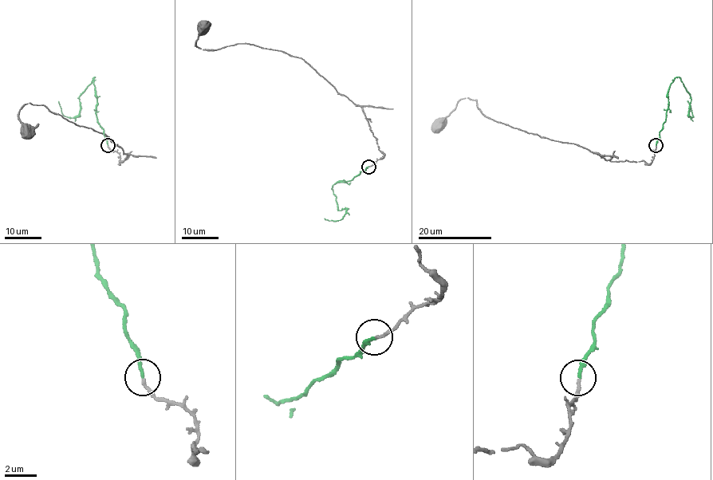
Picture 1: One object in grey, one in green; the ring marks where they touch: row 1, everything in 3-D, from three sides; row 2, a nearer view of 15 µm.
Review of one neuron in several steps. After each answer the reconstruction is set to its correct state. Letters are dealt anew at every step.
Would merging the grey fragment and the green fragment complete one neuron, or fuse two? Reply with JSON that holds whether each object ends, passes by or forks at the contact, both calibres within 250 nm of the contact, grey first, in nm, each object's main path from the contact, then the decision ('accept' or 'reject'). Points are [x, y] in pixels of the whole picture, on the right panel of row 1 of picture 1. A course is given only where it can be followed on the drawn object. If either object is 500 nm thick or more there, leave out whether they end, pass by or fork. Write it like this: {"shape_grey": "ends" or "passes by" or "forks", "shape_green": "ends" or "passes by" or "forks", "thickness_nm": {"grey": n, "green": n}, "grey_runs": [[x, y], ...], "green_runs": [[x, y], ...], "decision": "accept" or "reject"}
{"shape_grey": "ends", "shape_green": "ends", "thickness_nm": {"grey": 180, "green": 200}, "grey_runs": [[655, 145], [648, 163], [604, 159], [581, 145], [486, 117], [477, 100], [467, 97], [439, 126]], "green_runs": [[655, 145], [666, 117], [670, 84], [678, 76], [690, 96], [689, 114], [691, 117], [691, 105], [687, 100]], "decision": "accept"}

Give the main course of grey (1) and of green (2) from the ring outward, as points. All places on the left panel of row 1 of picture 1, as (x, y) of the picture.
1: (108, 145), (119, 155), (119, 163), (125, 160), (120, 147), (105, 134), (29, 103), (18, 115), (28, 131)
2: (108, 145), (104, 129), (96, 117), (94, 76), (79, 96), (80, 114), (77, 116), (64, 116), (58, 101)

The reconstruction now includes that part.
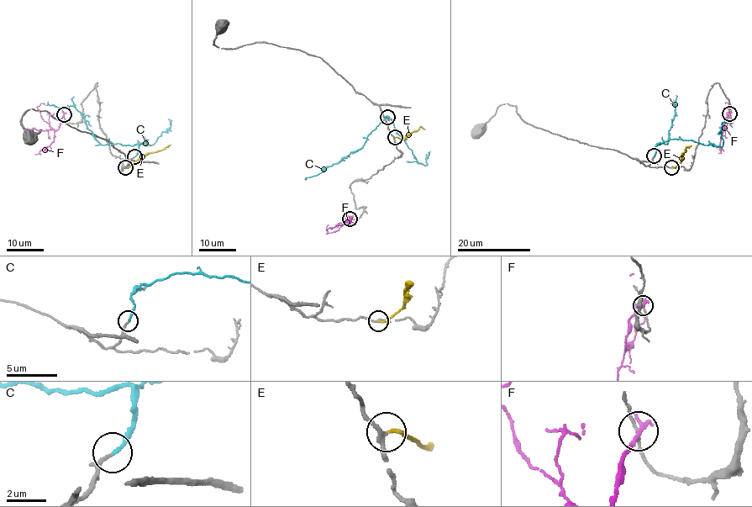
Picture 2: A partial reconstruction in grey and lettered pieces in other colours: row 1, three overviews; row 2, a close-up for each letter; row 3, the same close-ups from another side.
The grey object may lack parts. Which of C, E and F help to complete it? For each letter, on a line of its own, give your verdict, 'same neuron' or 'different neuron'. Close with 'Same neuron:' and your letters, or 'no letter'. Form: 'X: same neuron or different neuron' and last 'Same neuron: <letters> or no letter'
C: same neuron
E: different neuron
F: different neuron
Same neuron: C

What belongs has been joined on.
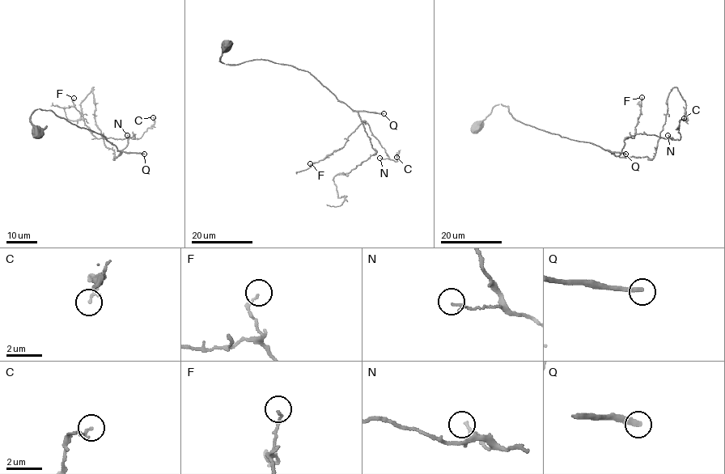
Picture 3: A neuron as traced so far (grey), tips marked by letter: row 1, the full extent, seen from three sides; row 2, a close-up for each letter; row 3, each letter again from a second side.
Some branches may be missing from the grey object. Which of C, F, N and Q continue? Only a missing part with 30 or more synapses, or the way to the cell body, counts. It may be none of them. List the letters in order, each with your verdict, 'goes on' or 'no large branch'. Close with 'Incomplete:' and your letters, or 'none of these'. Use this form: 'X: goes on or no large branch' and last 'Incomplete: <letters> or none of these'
C: no large branch
F: no large branch
N: no large branch
Q: goes on
Incomplete: Q

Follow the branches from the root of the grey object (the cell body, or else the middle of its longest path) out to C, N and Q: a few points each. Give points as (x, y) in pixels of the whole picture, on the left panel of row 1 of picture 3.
C: (38, 133), (31, 116), (51, 110), (103, 134), (118, 156), (153, 117)
N: (38, 133), (30, 120), (40, 108), (103, 134), (120, 150), (117, 156), (132, 133), (135, 138), (127, 135)
Q: (38, 133), (34, 131), (31, 116), (37, 108), (51, 110), (72, 124), (103, 134), (119, 150), (144, 154)

